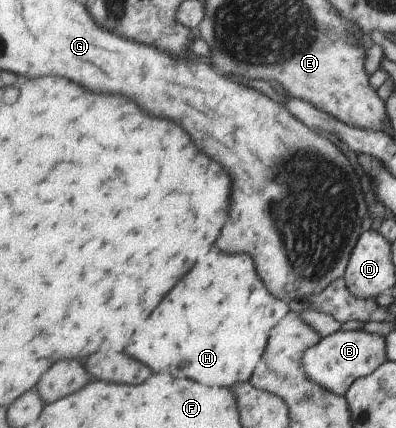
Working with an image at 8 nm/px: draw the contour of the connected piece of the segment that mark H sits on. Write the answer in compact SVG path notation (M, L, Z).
M213 250L211 256L195 268L173 288L173 294L169 294L169 298L165 298L149 318L145 318L145 330L141 330L131 342L133 346L129 346L129 356L135 356L157 374L169 370L175 378L185 376L209 386L234 388L237 382L249 383L265 354L269 330L289 312L287 302L275 300L265 290L255 262L247 254L223 254Z

